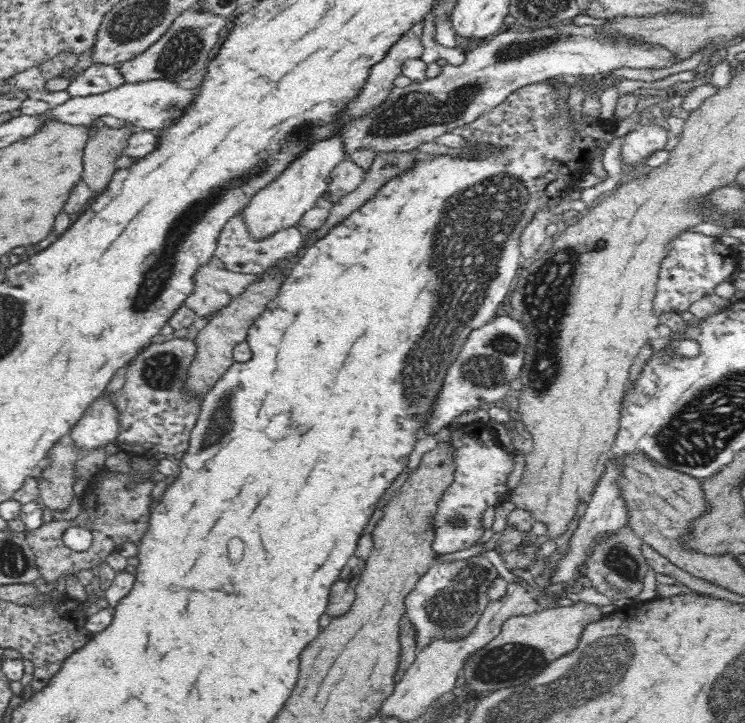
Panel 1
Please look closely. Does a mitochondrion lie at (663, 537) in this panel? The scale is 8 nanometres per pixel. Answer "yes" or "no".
no

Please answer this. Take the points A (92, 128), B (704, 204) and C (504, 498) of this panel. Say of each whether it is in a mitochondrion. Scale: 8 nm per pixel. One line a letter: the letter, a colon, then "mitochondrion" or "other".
A: other
B: other
C: other

